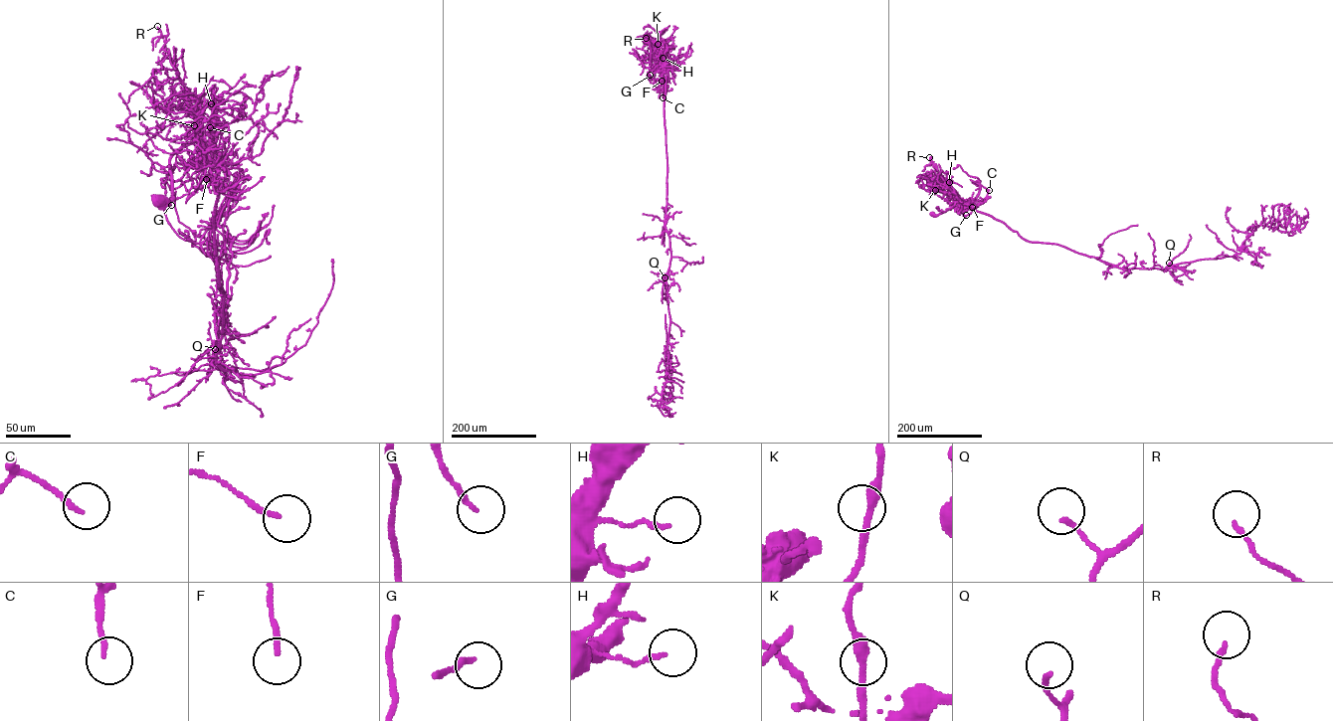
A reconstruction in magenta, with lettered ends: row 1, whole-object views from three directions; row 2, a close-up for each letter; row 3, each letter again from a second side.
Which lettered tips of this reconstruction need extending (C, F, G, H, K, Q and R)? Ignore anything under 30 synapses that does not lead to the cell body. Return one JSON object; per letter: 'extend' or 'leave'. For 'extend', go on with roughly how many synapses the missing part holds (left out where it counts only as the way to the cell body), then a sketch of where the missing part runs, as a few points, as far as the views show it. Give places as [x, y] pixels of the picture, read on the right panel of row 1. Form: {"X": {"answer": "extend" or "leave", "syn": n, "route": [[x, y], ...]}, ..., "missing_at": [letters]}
{"C": {"answer": "leave"}, "F": {"answer": "leave"}, "G": {"answer": "leave"}, "H": {"answer": "leave"}, "K": {"answer": "leave"}, "Q": {"answer": "leave"}, "R": {"answer": "leave"}, "missing_at": []}

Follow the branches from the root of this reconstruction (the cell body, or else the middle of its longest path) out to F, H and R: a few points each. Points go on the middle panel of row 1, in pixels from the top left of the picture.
F: (646, 41), (650, 49), (650, 65), (663, 68), (662, 81)
H: (646, 41), (650, 49), (651, 67), (657, 67), (660, 59), (663, 58)
R: (646, 41), (650, 49), (650, 65), (657, 68), (660, 55), (646, 38)

